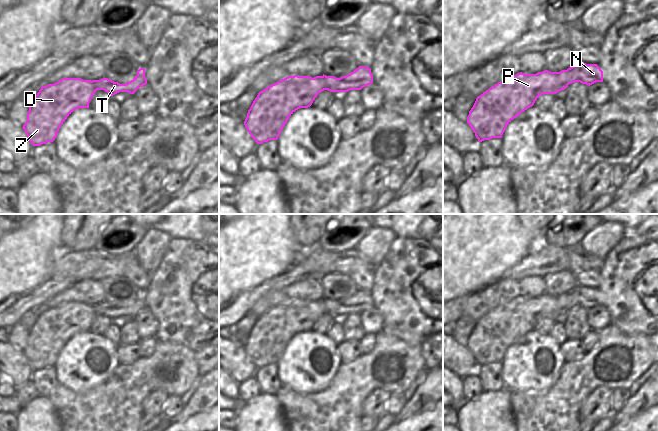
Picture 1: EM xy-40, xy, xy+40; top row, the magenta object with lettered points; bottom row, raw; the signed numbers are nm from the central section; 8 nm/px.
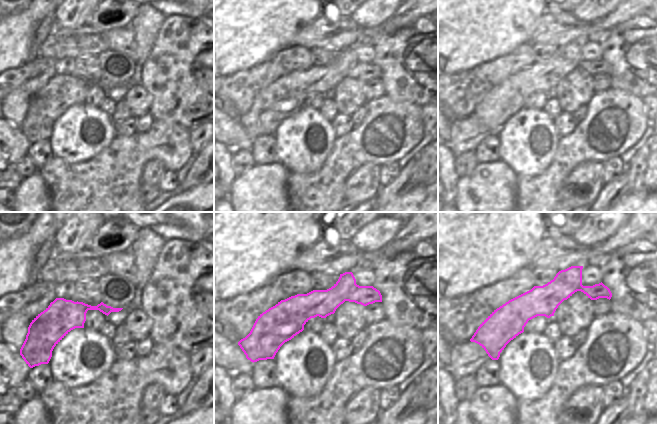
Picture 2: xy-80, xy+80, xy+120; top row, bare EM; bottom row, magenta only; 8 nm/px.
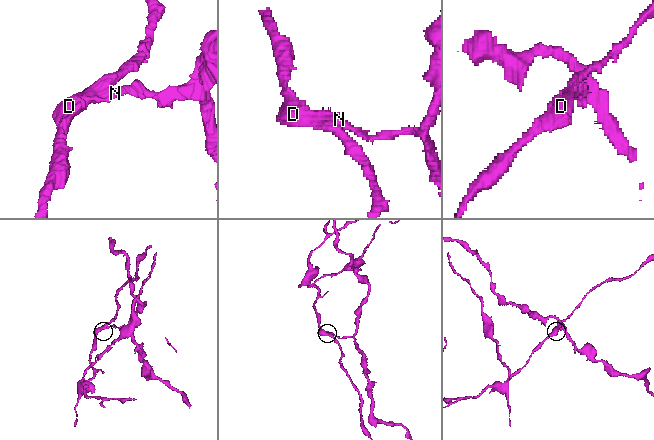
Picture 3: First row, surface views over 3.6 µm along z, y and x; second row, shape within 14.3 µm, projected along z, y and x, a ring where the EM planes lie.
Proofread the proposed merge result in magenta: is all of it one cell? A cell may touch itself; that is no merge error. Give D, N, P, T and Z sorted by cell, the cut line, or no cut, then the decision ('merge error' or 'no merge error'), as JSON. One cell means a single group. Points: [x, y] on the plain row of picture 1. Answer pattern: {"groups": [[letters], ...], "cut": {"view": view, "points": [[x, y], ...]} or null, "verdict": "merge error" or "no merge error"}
{"groups": [["D", "P", "Z"], ["N", "T"]], "cut": {"view": "xy+40", "points": [[565, 294], [559, 299], [559, 302], [568, 308]]}, "verdict": "merge error"}

